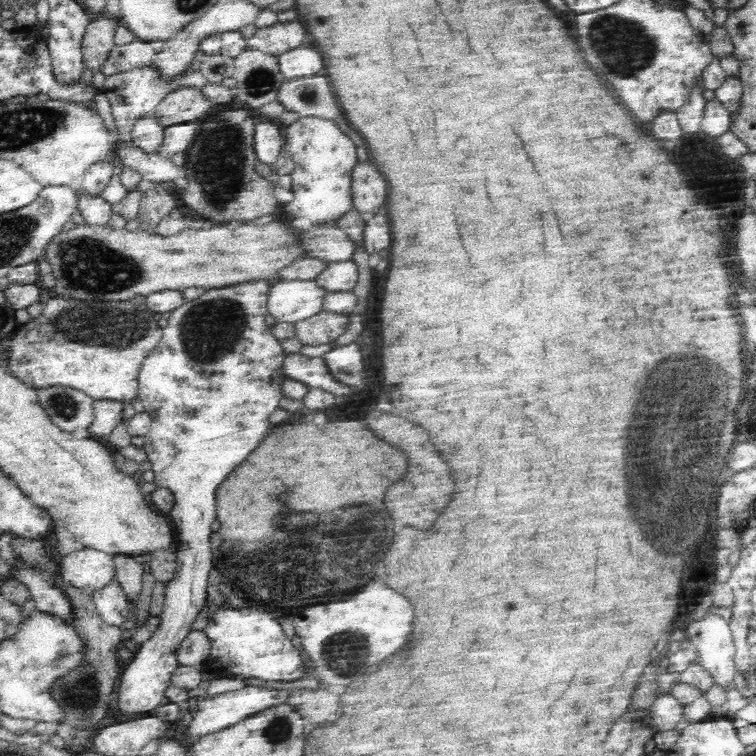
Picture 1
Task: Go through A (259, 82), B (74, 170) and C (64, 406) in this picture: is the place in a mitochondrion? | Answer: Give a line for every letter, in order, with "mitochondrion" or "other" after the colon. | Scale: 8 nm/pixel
A: mitochondrion
B: other
C: mitochondrion

